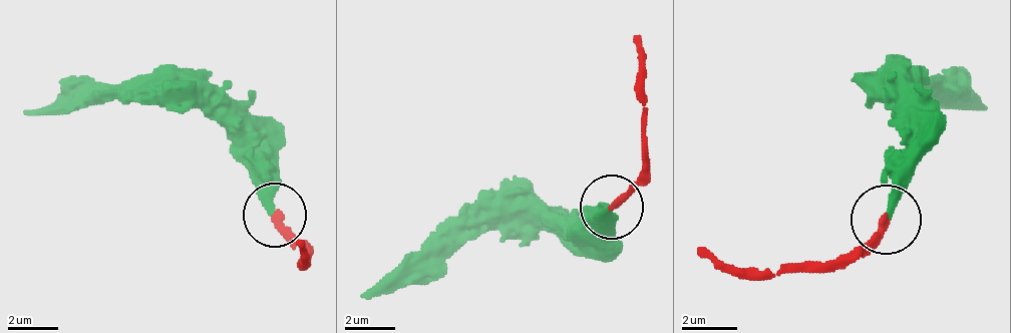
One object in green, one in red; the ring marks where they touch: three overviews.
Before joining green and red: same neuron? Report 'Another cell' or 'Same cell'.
Same cell

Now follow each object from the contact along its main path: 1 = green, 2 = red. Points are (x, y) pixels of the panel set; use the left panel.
1: (276, 217), (270, 172), (194, 95), (104, 95), (22, 114)
2: (276, 217), (308, 248), (308, 261), (295, 242)

